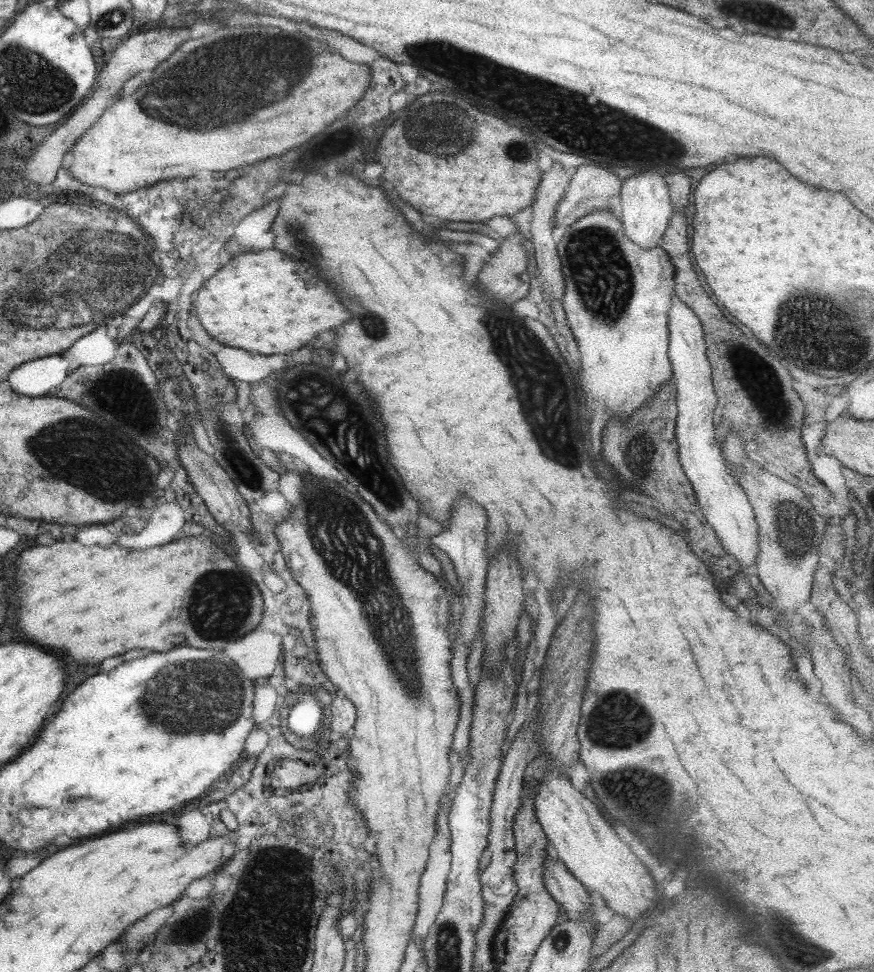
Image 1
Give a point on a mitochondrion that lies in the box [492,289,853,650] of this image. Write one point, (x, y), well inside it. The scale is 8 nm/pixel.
(794, 523)

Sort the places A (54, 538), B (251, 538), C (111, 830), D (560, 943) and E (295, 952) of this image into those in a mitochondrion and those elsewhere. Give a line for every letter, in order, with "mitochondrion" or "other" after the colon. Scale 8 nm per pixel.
A: other
B: other
C: other
D: mitochondrion
E: other

